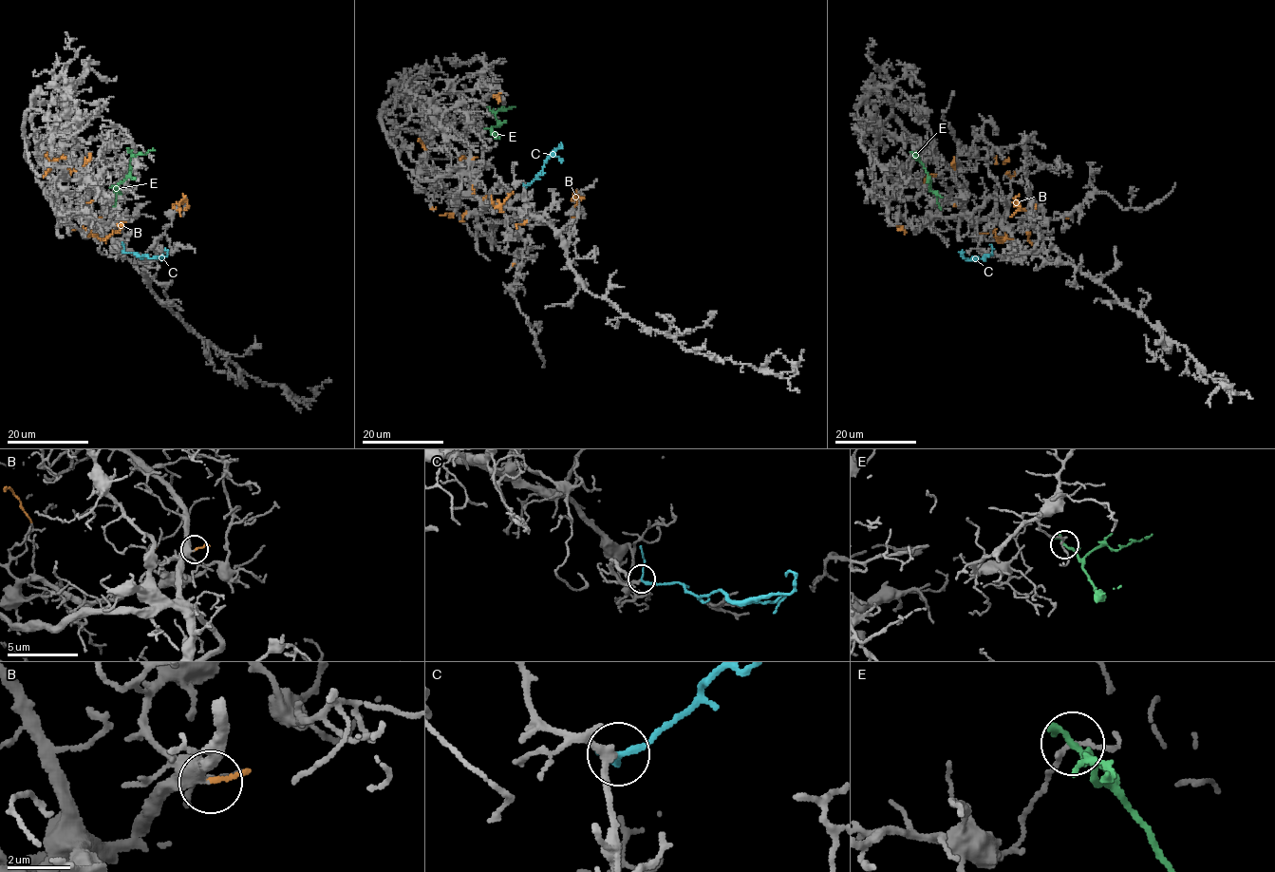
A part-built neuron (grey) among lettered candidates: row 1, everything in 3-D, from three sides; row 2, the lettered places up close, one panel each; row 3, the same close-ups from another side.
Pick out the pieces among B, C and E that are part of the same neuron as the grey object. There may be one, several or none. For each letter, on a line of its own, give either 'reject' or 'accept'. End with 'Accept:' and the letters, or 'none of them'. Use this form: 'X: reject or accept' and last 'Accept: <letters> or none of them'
B: reject
C: accept
E: reject
Accept: C

